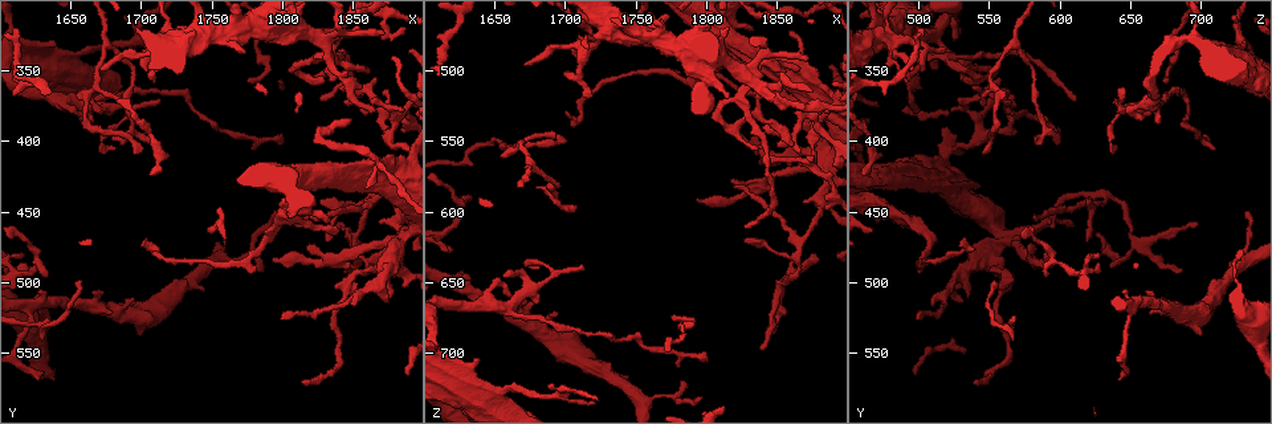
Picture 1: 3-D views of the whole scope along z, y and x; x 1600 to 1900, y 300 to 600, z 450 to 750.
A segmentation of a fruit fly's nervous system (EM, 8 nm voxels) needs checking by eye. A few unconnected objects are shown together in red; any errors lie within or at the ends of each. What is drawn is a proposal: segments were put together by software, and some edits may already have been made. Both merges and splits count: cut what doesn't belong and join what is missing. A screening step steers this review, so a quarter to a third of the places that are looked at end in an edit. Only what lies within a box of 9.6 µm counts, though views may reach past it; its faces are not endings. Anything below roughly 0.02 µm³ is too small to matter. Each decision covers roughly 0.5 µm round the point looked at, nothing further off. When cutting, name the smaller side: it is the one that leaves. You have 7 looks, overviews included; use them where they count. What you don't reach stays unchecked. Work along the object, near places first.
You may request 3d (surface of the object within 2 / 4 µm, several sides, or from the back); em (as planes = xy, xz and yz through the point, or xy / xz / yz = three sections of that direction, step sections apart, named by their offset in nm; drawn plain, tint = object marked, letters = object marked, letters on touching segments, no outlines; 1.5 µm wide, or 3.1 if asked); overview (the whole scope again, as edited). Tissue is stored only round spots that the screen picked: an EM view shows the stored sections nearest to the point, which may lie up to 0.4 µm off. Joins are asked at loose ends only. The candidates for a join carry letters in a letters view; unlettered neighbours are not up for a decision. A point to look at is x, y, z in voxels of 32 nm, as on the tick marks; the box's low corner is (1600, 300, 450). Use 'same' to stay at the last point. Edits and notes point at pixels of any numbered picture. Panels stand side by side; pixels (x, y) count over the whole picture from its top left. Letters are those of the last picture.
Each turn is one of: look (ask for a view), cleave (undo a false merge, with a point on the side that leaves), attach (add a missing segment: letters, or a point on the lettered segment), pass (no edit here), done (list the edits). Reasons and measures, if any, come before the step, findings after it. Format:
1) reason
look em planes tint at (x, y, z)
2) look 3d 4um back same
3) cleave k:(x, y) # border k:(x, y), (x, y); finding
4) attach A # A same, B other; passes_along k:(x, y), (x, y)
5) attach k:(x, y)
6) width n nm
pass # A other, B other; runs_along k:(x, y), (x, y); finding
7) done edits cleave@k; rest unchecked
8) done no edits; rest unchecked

branch stops here
look 3d 2um at (1874, 362, 562)

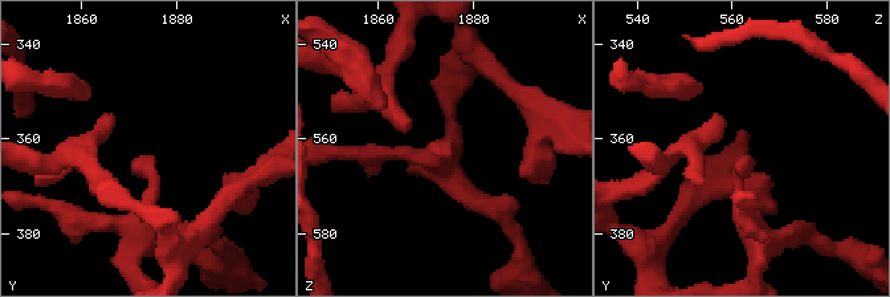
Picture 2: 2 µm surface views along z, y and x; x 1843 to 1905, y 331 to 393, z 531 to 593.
shape alone is not enough
look em planes letters at (1875, 363, 564)

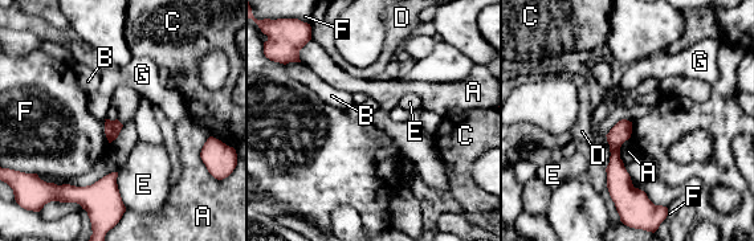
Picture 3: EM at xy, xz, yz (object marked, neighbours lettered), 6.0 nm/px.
width 100 nm
pass # A other, B other, C other, D other, E other, F other, G other; runs_along 3:(622, 123), (615, 171), (635, 196); no lettered segment goes on from it

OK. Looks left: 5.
an open end
look 3d 4um back at (1668, 508, 660)

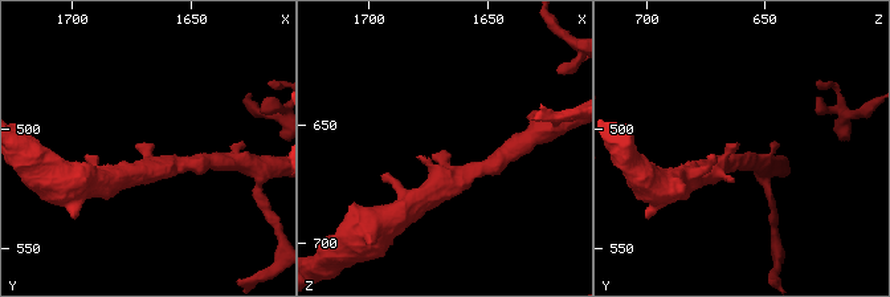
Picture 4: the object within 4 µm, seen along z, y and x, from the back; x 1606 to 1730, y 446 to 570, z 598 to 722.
arm_widths 280, 320 nm
look em planes plain at (1669, 506, 660)

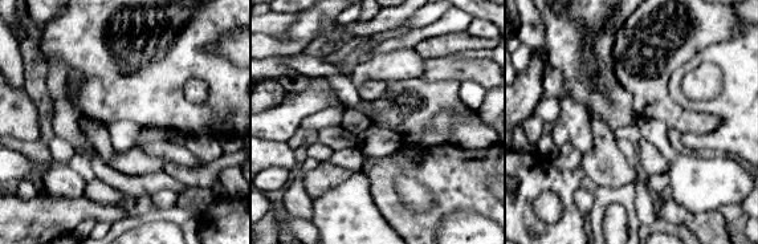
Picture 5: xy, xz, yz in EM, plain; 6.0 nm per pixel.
look em planes letters same

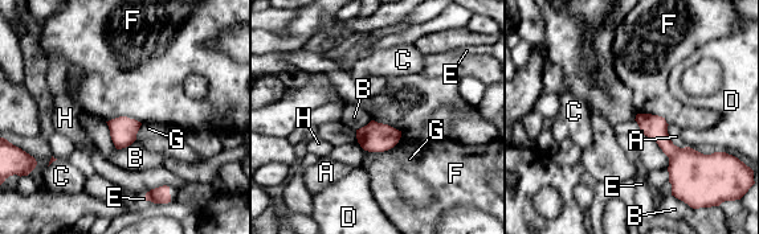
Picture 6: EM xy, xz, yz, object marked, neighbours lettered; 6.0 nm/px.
pass # A other, B other, C other, D other, E other, F other, G other, H other; runs_along 6:(640, 116), (677, 156), (677, 183); none of them fits

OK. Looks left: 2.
done no edits; rest unchecked

